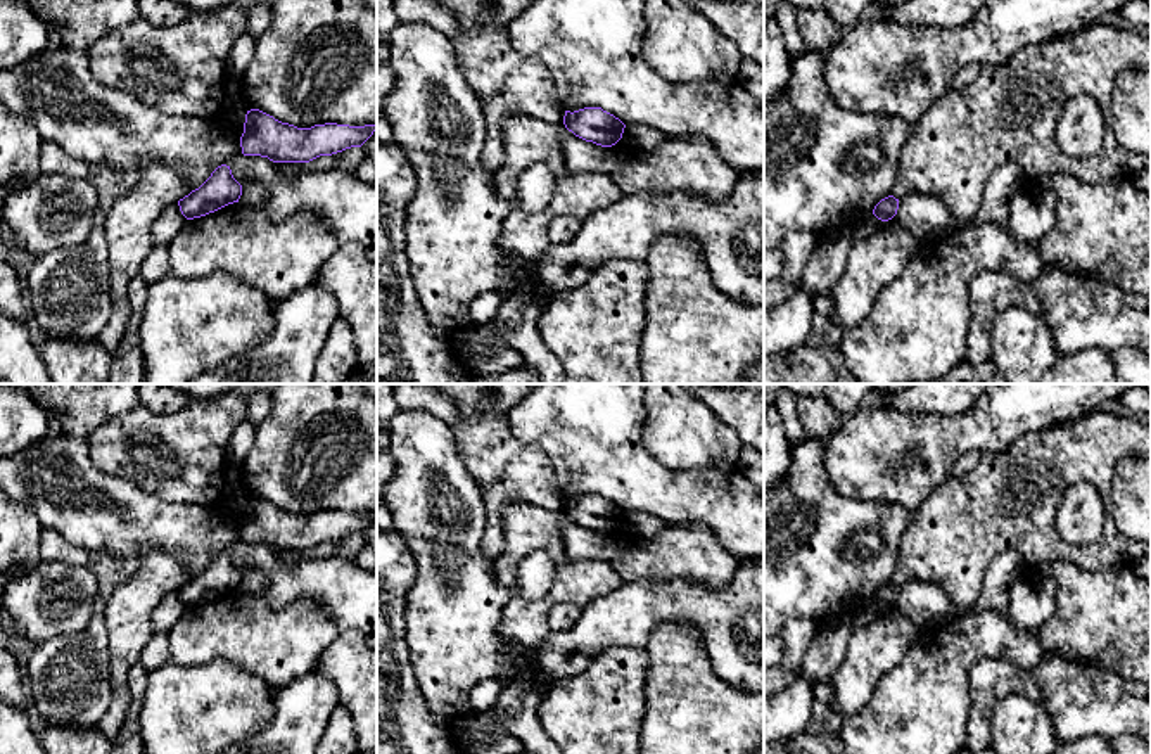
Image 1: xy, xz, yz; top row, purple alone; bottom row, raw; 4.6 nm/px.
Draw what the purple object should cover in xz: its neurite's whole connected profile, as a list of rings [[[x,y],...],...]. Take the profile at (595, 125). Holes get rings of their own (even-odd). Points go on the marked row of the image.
[[[584,107],[565,111],[563,125],[576,137],[601,147],[615,145],[624,133],[626,125],[601,107]]]

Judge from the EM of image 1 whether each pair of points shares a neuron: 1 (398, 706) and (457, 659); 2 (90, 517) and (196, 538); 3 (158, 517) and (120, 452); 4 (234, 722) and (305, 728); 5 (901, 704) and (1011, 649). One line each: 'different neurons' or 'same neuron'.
1: different neurons
2: same neuron
3: different neurons
4: different neurons
5: same neuron

